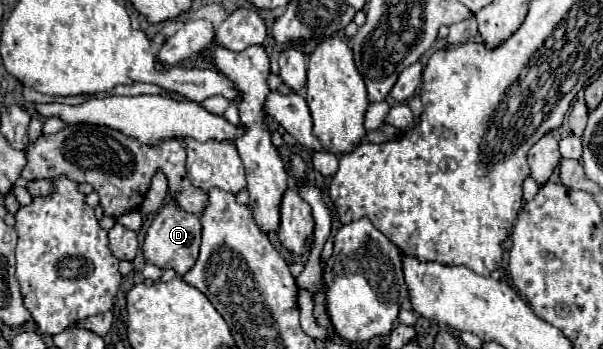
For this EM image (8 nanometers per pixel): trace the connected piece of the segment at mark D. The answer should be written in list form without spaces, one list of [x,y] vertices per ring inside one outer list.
[[[168,202],[154,214],[152,224],[146,228],[146,238],[142,244],[142,252],[146,262],[166,270],[174,268],[180,276],[184,276],[196,262],[200,248],[200,218],[196,214],[184,212],[176,202]]]

